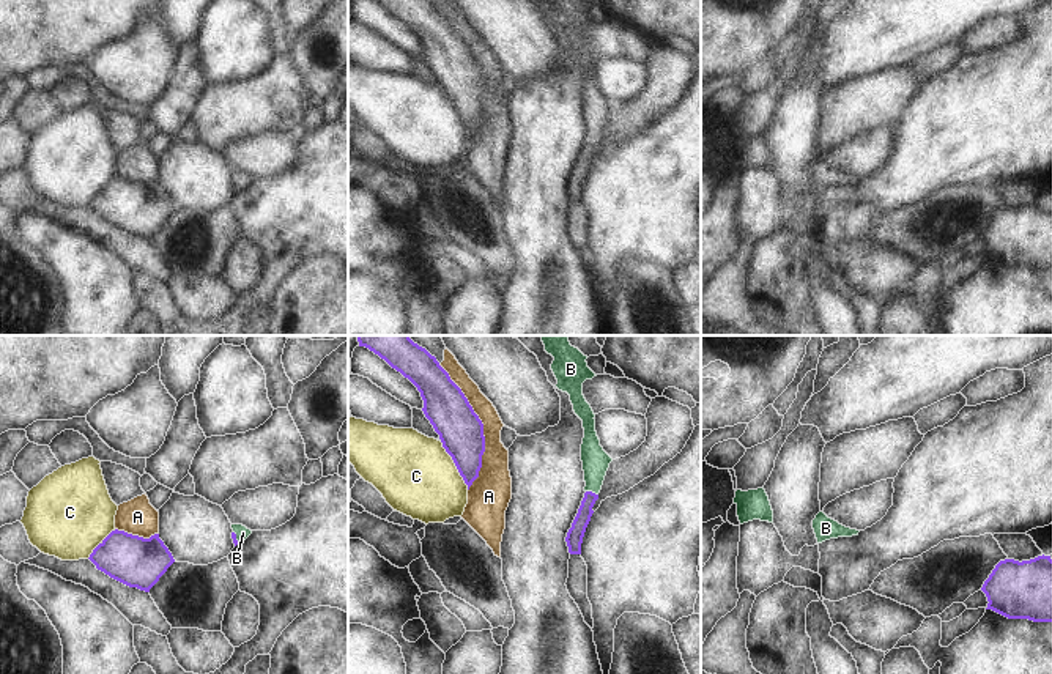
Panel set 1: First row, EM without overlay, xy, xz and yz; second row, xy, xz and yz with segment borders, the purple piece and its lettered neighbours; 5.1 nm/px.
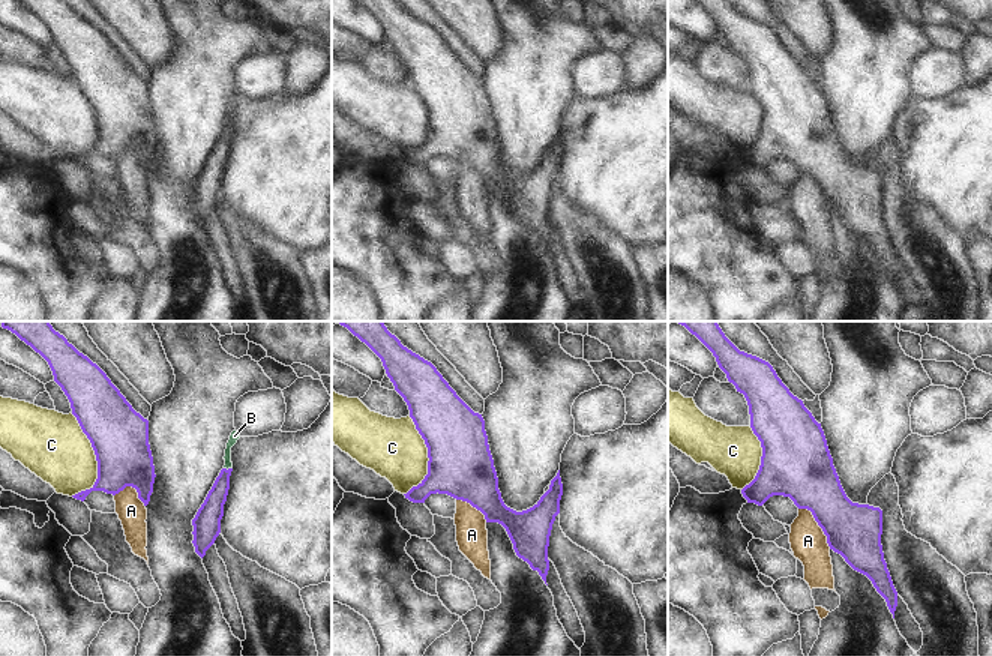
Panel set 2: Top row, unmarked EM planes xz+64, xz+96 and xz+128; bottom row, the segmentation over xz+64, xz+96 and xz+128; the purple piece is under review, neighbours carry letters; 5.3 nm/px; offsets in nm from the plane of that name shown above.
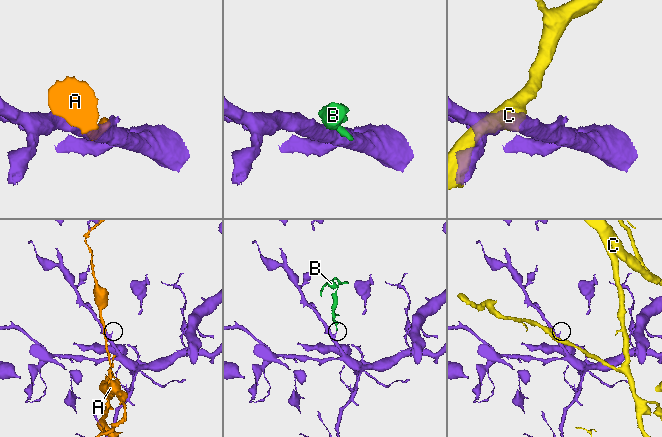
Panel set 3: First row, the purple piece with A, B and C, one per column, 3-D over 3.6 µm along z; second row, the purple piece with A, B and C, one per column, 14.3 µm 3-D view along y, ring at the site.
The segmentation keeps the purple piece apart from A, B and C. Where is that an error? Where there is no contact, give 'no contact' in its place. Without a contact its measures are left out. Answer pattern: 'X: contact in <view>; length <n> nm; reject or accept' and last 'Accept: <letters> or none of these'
A: contact in xz; length 650 nm; reject
B: contact in xz; length 70 nm; accept
C: contact in xz; length 280 nm; reject
Accept: B

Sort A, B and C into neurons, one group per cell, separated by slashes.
A / B / C

